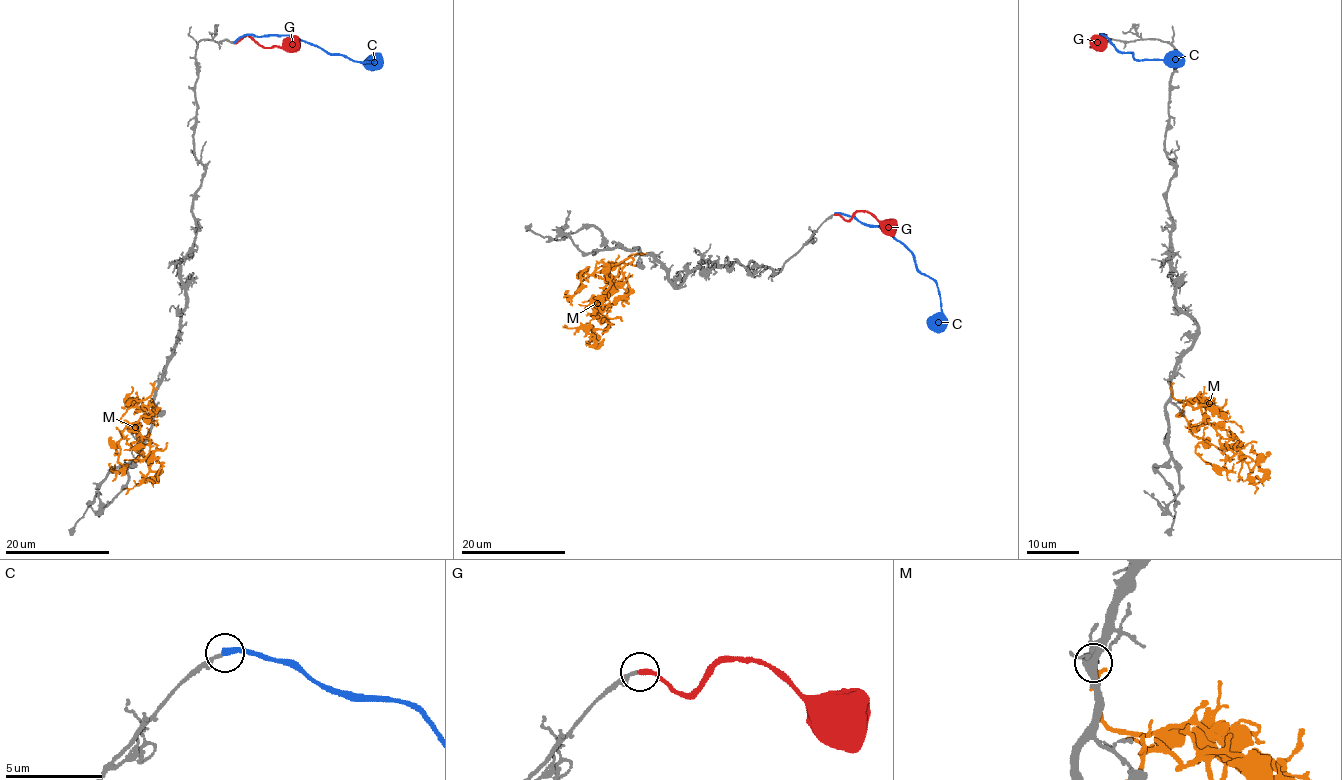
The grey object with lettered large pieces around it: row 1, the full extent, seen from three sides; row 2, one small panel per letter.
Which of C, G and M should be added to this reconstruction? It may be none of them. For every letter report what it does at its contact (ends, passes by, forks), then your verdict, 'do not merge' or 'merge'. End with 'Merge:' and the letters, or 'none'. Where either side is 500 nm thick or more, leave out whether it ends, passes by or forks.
C: it ends there; do not merge
G: it ends there; merge
M: it passes by; do not merge
Merge: G

